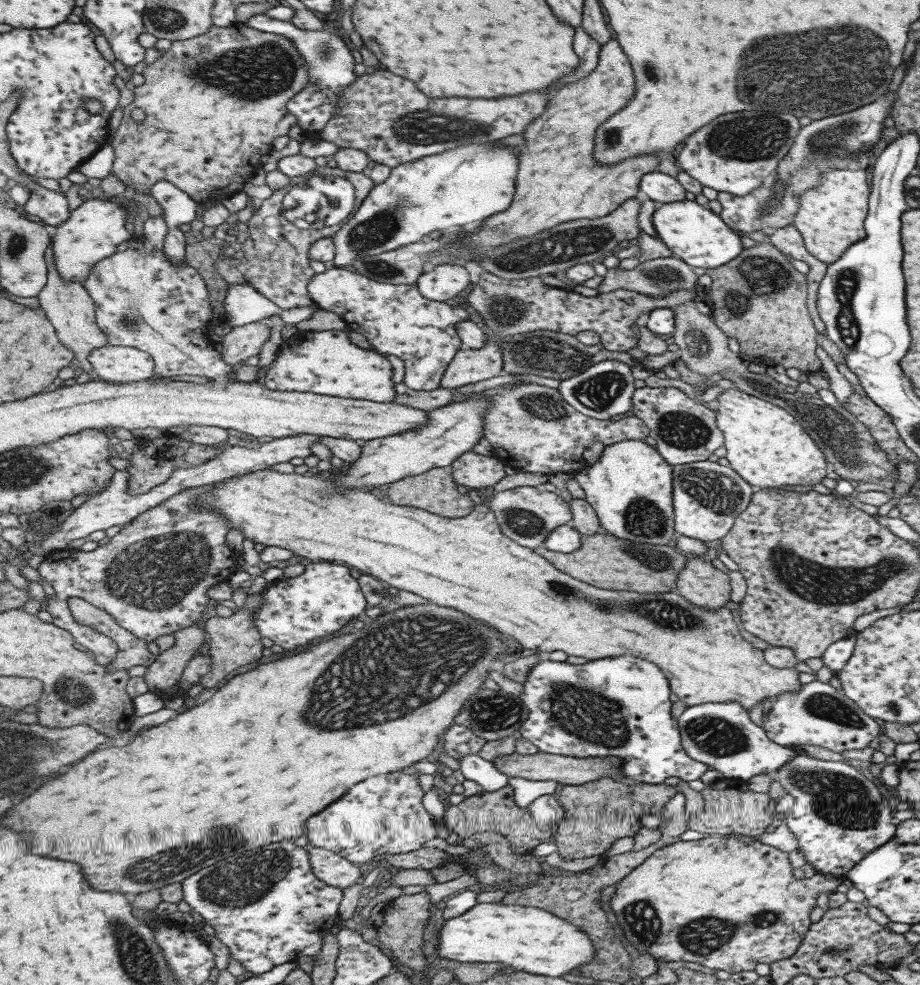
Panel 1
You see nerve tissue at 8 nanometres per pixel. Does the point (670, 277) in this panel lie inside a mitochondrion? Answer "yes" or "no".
yes

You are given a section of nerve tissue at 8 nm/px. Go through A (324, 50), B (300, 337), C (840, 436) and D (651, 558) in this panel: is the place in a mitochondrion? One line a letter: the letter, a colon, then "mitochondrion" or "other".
A: mitochondrion
B: other
C: mitochondrion
D: mitochondrion

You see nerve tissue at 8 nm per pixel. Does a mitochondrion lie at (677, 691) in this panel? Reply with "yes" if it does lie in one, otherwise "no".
no

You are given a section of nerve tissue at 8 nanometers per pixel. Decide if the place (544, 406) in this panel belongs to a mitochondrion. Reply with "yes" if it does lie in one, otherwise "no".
yes

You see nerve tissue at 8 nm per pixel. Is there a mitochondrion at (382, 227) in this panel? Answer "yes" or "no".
yes

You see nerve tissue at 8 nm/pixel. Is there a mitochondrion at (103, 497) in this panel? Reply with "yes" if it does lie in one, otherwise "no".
no

